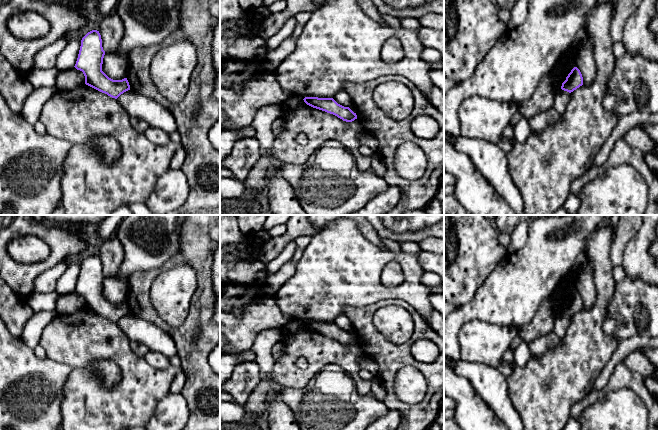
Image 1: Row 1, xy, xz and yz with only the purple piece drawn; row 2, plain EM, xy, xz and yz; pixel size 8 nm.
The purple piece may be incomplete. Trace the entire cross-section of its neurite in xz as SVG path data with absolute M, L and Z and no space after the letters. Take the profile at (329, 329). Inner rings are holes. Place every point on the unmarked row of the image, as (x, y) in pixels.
M305 321L303 324L307 329L333 338L343 345L352 346L357 343L356 337L349 331L338 328L333 322Z

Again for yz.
M574 291L562 307L561 313L569 317L583 309L583 301L580 294Z

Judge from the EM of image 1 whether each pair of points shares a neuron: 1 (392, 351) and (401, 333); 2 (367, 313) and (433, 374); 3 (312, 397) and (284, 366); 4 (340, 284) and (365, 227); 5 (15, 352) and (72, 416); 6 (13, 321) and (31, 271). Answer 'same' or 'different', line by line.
1: different
2: same
3: different
4: different
5: different
6: different

